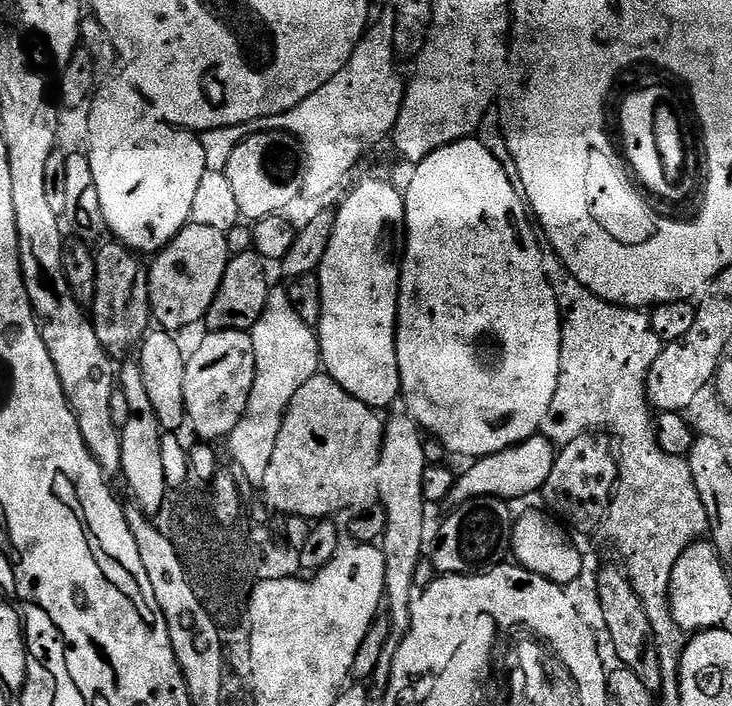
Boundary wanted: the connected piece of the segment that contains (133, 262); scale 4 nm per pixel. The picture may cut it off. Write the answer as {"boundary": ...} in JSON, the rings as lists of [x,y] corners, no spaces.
{"boundary":[[[119,242],[101,243],[95,249],[96,253],[96,297],[90,306],[90,319],[94,326],[94,334],[98,334],[98,342],[107,350],[109,357],[117,358],[123,352],[137,347],[149,331],[150,305],[148,303],[148,268],[141,257],[132,249]]]}

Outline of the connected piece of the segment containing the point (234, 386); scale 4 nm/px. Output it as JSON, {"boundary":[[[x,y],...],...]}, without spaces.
{"boundary":[[[251,331],[247,332],[208,332],[205,340],[187,357],[184,366],[184,415],[187,423],[197,432],[204,442],[223,441],[238,426],[244,417],[246,402],[256,377],[254,362],[254,342]]]}

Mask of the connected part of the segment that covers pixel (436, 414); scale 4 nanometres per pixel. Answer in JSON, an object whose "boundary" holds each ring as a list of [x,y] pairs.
{"boundary":[[[488,114],[484,117],[480,124],[478,138],[458,140],[453,144],[444,145],[434,150],[411,170],[413,170],[412,181],[409,182],[408,189],[405,187],[402,192],[404,198],[403,231],[408,232],[408,249],[405,252],[403,249],[402,259],[399,261],[400,293],[396,299],[396,357],[400,371],[400,396],[402,404],[404,400],[405,406],[408,407],[405,408],[407,415],[411,416],[429,437],[437,439],[442,446],[447,448],[453,457],[479,458],[498,454],[502,450],[514,447],[515,444],[522,443],[523,440],[529,440],[537,433],[545,436],[550,443],[557,446],[574,442],[574,438],[585,435],[589,430],[603,430],[607,433],[618,449],[619,476],[606,520],[608,524],[612,523],[612,540],[616,543],[621,558],[624,559],[622,568],[632,581],[633,588],[640,588],[640,592],[646,593],[644,606],[650,614],[655,639],[660,642],[680,639],[683,641],[686,634],[682,629],[675,626],[664,628],[664,623],[667,625],[670,620],[667,597],[670,578],[678,558],[682,558],[684,551],[707,533],[708,519],[706,506],[702,506],[702,498],[694,486],[694,478],[690,474],[687,459],[682,456],[671,456],[659,448],[656,444],[653,417],[651,415],[648,417],[648,412],[650,413],[646,387],[648,371],[650,366],[654,366],[654,358],[658,358],[662,347],[660,339],[651,328],[649,313],[639,308],[624,308],[621,304],[611,304],[598,298],[566,271],[563,262],[557,258],[551,248],[542,247],[541,237],[530,219],[529,209],[518,191],[517,185],[520,182],[518,170],[510,158],[504,129],[495,115]]]}

